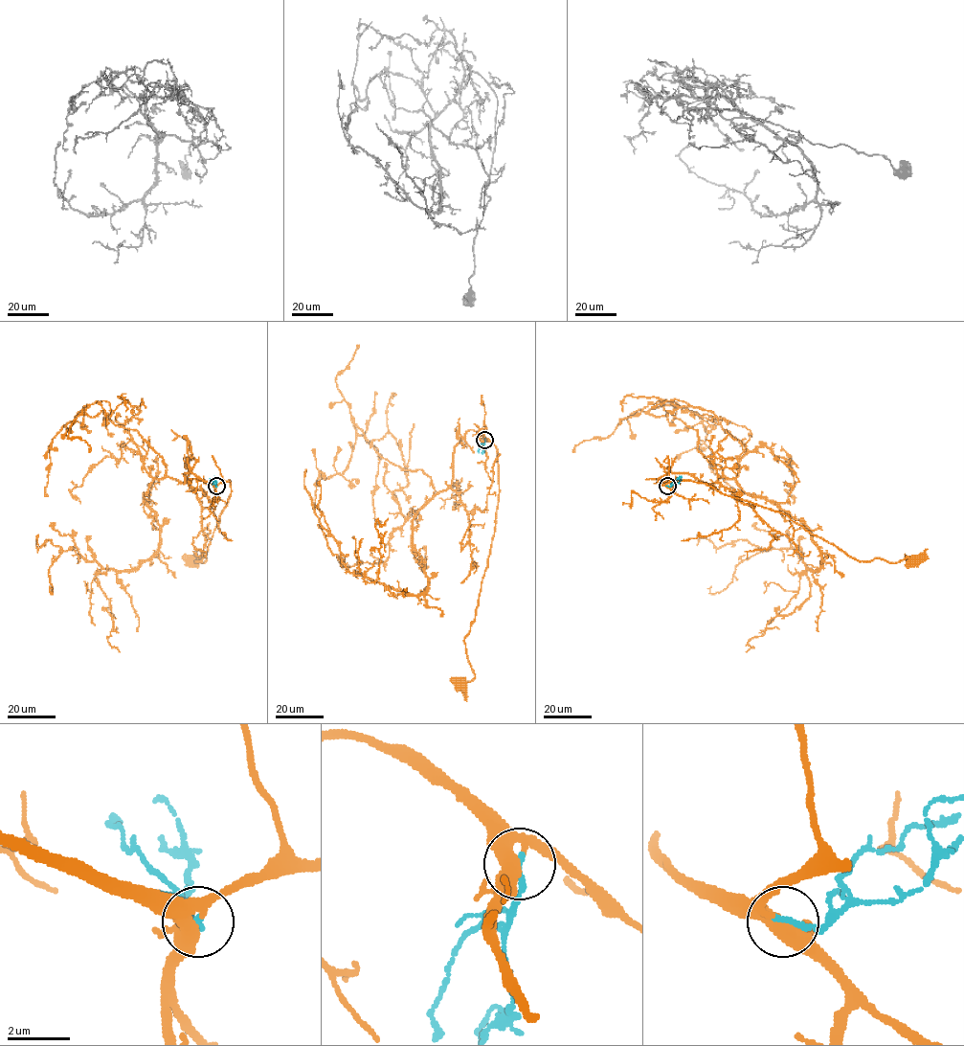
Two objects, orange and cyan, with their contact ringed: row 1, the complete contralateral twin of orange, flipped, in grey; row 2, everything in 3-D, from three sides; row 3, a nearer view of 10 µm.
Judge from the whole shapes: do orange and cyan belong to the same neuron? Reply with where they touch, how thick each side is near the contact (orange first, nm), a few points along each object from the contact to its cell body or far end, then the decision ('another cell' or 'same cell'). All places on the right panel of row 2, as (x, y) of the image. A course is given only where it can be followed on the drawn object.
at (667, 486); 400 nm thick on the orange side, 180 nm on the other; orange runs (666, 486), (679, 480), (705, 483), (783, 512), (859, 560), (912, 560); cyan runs (667, 486), (676, 485), (681, 476); same cell

